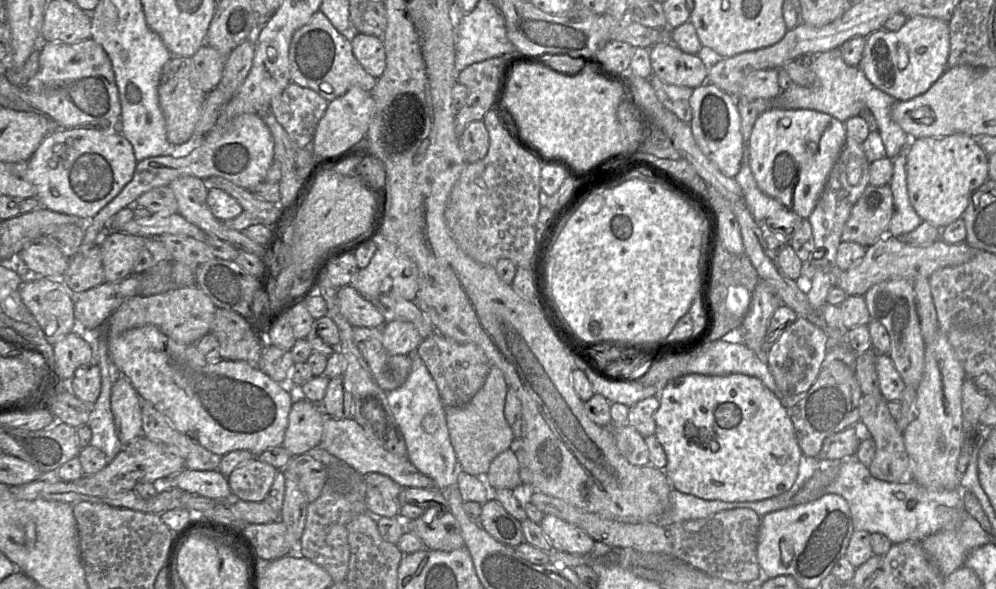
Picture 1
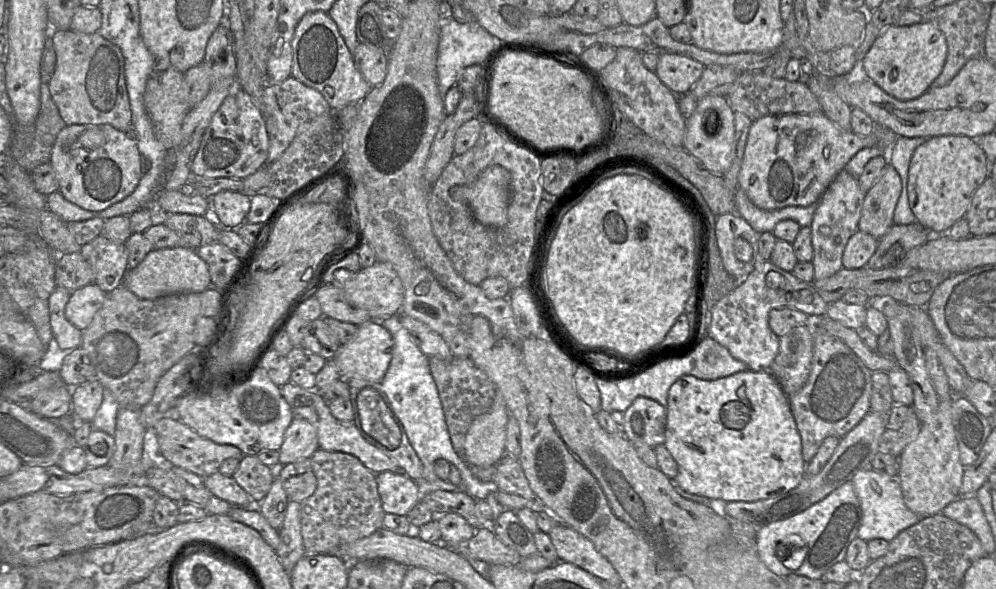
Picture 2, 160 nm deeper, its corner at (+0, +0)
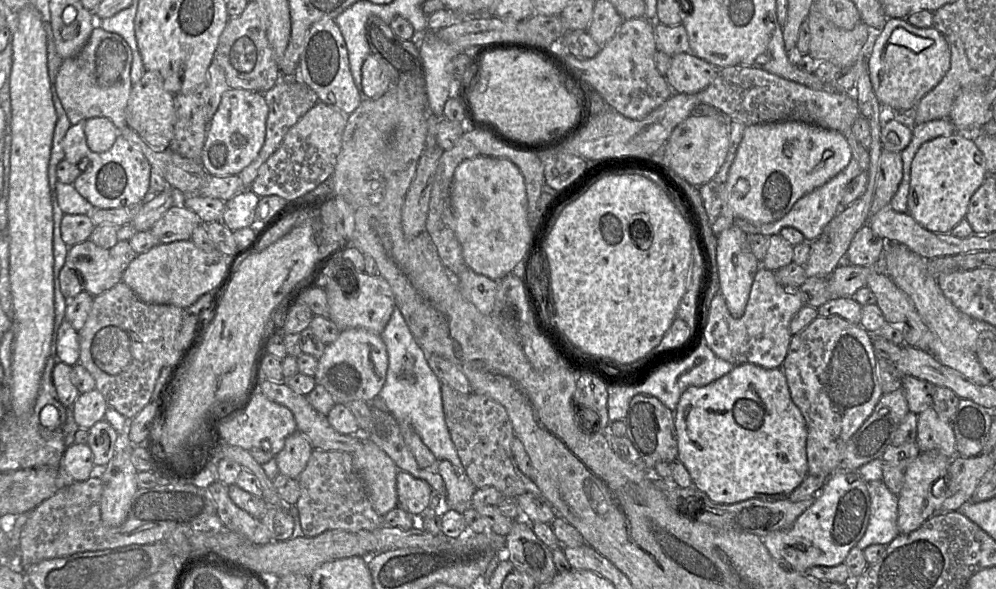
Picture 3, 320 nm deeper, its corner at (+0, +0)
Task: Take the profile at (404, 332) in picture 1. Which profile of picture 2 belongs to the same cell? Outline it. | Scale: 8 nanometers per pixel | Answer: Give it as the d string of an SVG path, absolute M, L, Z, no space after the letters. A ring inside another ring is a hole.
M378 320L358 326L354 337L339 347L334 361L341 378L381 382L393 356L394 341Z

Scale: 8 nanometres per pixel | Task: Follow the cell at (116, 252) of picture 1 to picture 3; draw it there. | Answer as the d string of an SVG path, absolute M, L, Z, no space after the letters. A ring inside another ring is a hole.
M89 239L68 248L65 265L80 274L84 290L93 297L105 293L122 282L124 273L108 249L97 246Z

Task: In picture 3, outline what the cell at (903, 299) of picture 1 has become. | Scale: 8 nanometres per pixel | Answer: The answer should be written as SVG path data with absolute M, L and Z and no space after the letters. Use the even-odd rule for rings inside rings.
M932 406L917 415L916 443L919 451L938 450L955 457L956 439L950 422L942 420Z

